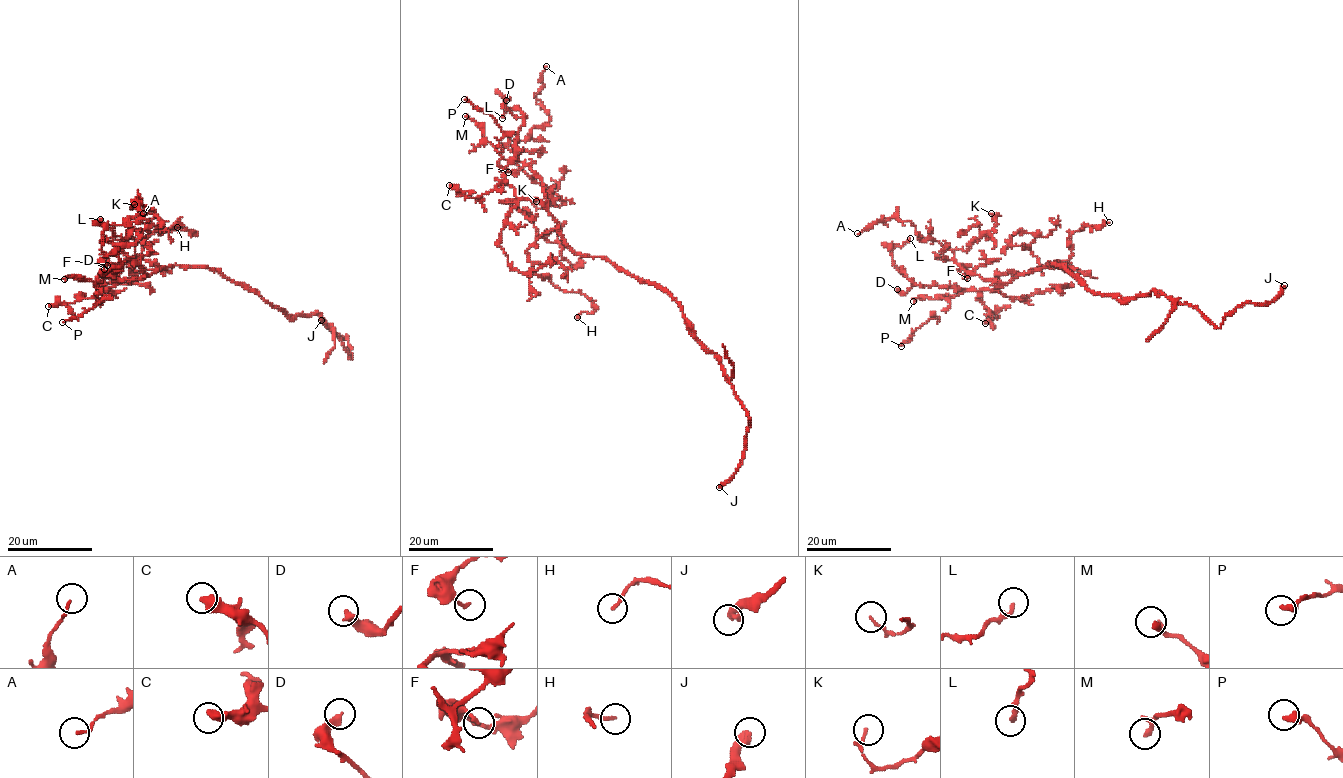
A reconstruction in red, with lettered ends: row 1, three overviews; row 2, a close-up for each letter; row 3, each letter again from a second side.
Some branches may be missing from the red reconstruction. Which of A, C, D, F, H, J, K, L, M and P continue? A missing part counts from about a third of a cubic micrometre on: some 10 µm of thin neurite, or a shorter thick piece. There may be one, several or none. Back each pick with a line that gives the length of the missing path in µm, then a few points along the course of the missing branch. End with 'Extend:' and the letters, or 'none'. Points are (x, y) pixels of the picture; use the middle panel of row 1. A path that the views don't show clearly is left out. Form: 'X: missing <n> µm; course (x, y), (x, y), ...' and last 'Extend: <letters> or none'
J: missing 8 µm
Extend: J

